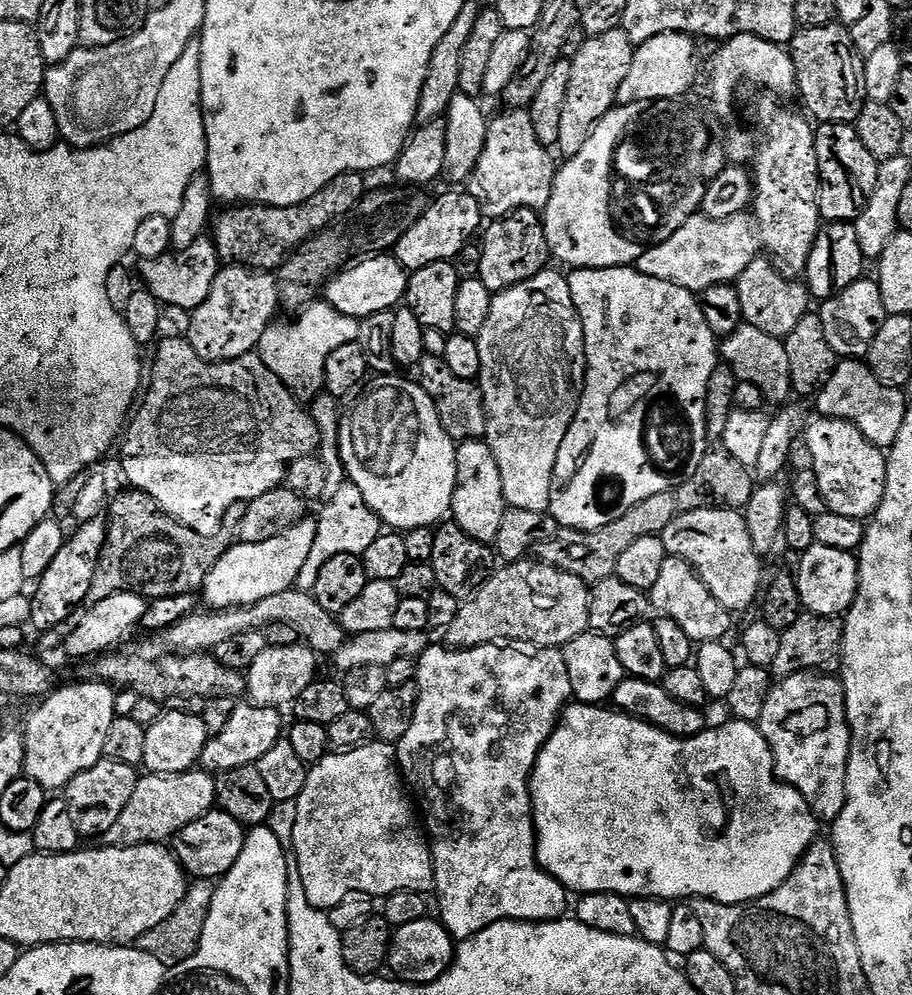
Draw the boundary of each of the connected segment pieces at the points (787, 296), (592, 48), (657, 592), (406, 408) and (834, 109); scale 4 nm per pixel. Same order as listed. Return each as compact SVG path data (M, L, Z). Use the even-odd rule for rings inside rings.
M757 258L742 270L742 274L734 282L738 290L738 302L742 302L744 323L758 326L765 334L787 338L802 322L804 316L809 315L808 300L810 293L803 283L796 278L789 278L771 259Z
M623 28L610 30L606 34L587 37L585 44L571 57L570 90L566 90L566 106L562 106L562 122L556 148L561 157L578 154L586 146L586 138L594 126L607 112L617 107L616 95L630 70L634 45Z
M669 555L666 562L662 562L658 582L654 582L654 586L650 589L650 599L653 609L660 616L678 622L678 626L682 626L682 630L686 630L686 634L690 634L690 638L697 645L715 640L723 641L724 635L732 628L733 613L724 609L722 602L718 602L718 598L710 594L706 582L702 582L697 572L677 556Z
M396 374L381 375L363 389L364 397L357 402L352 417L349 420L347 417L346 438L341 439L340 452L347 479L361 490L370 510L389 529L405 534L418 527L439 525L451 513L458 444L446 434L430 394L426 394L415 379L399 380L398 377Z
M837 22L826 26L800 28L790 45L794 70L796 71L796 86L799 99L804 99L807 115L817 125L850 124L855 125L862 114L868 100L866 94L866 78L864 77L864 60L852 44L851 31L845 25Z

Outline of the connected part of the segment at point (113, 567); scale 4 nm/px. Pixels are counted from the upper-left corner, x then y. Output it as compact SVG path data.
M127 490L111 501L106 512L108 537L90 586L88 600L92 604L110 598L116 592L137 592L149 601L165 599L168 596L199 593L204 579L218 562L222 553L227 552L230 540L224 534L203 536L182 526L168 516L150 498L150 494Z

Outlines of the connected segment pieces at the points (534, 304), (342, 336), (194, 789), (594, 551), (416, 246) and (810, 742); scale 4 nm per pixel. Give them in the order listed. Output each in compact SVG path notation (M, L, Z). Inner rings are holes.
M545 270L522 282L518 286L508 288L504 292L493 295L490 306L490 318L486 318L486 326L482 326L479 337L476 340L478 350L482 354L482 370L480 371L479 385L480 393L484 396L486 406L486 442L494 454L494 462L498 462L498 474L502 474L502 490L504 491L504 503L508 508L518 510L538 510L547 512L552 507L550 494L552 493L552 479L554 478L554 466L558 462L558 450L562 450L562 442L578 414L580 395L584 392L586 383L586 354L584 353L584 323L580 320L579 314L572 301L568 276L565 273Z
M313 302L295 317L293 324L273 322L262 334L258 354L262 362L297 397L312 398L324 388L326 360L338 346L355 344L360 339L360 321L331 308L326 302Z
M207 770L182 774L144 774L137 779L134 794L122 810L122 818L108 831L107 843L112 846L129 844L158 844L168 842L190 822L202 819L217 807L216 779Z
M675 491L654 494L654 498L646 498L646 502L638 502L634 510L626 510L622 518L608 523L602 530L586 532L574 531L572 528L561 528L552 540L540 543L533 549L533 557L540 563L552 565L555 568L565 568L566 571L580 576L586 582L611 579L616 573L618 558L629 546L634 546L638 538L660 536L674 522L678 515Z
M467 190L448 191L452 192L437 200L433 199L422 218L418 218L418 222L414 222L414 226L410 226L410 230L406 230L402 238L398 238L394 255L405 272L417 272L422 270L422 266L430 266L430 262L455 261L456 255L467 244L473 243L475 236L472 235L481 231L485 219L476 199Z
M818 672L783 677L770 688L758 727L770 746L780 779L802 794L817 821L838 819L848 801L848 759L852 753L843 683L835 675Z

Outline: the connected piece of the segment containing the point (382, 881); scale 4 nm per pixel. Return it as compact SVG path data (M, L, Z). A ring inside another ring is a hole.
M373 742L349 752L333 751L324 756L309 767L306 786L295 802L297 824L293 830L293 853L306 897L316 908L338 907L357 894L364 898L387 898L398 891L423 894L433 891L436 870L432 866L432 850L418 823L413 797L406 791L406 781L391 743Z

